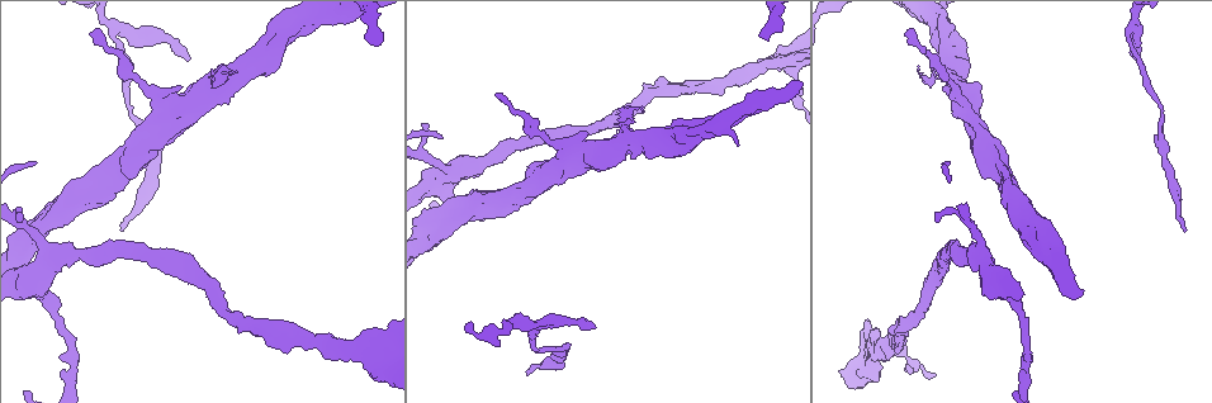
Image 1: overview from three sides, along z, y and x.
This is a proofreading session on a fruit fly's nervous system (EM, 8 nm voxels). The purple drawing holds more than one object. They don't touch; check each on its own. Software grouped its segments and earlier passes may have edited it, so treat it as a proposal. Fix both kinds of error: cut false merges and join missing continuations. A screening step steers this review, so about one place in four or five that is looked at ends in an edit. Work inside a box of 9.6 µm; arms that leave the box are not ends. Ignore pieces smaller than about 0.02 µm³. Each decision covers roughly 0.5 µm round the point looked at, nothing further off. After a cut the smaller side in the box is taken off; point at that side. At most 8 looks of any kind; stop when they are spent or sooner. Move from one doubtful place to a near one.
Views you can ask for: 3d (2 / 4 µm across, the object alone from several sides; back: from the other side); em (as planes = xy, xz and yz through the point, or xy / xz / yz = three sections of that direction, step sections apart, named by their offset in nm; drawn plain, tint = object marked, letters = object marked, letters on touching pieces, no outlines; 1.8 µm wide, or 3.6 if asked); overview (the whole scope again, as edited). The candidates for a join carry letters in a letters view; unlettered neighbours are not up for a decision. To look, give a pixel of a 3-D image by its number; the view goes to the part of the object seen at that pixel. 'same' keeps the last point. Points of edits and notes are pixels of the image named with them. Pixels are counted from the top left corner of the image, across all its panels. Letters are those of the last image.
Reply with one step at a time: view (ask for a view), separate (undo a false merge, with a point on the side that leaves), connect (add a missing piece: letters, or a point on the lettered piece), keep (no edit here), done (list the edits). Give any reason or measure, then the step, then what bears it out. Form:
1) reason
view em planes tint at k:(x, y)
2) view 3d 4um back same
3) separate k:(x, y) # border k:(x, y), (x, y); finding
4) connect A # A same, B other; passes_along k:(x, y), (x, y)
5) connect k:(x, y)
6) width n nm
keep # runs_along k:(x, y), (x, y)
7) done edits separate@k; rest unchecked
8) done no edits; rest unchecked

an open end
view em planes plain at 1:(189, 60)

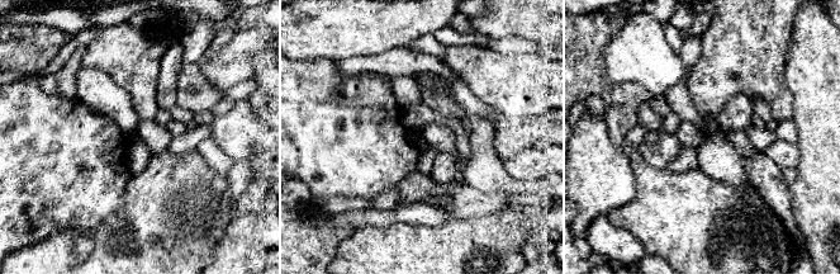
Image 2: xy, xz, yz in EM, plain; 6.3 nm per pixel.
what lies round it
view em planes letters same

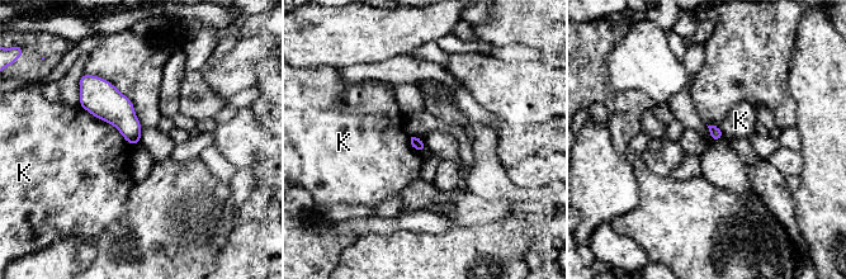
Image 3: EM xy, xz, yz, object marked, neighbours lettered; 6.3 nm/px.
keep # K other; border 3:(79, 107), (110, 123), (131, 146); no lettered piece goes on from it

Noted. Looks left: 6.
branch point
view em planes plain at 1:(211, 91)

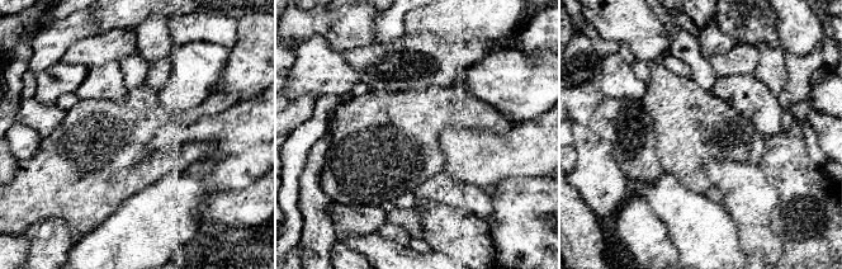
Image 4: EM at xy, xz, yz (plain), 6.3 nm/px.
see the neighbours
view em planes letters same

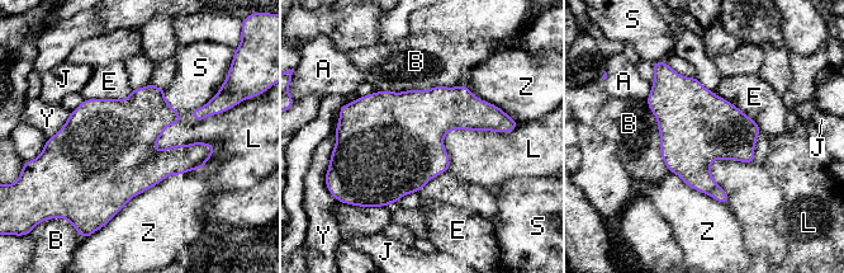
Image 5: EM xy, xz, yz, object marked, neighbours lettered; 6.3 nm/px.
keep # A other, B other, E other, J other, L other, S other, Y other, Z other; border 5:(153, 146), (212, 142), (216, 149); continuous, no second neuron

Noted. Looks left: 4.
thick turns thin
view 3d 4um back at 1:(150, 138)

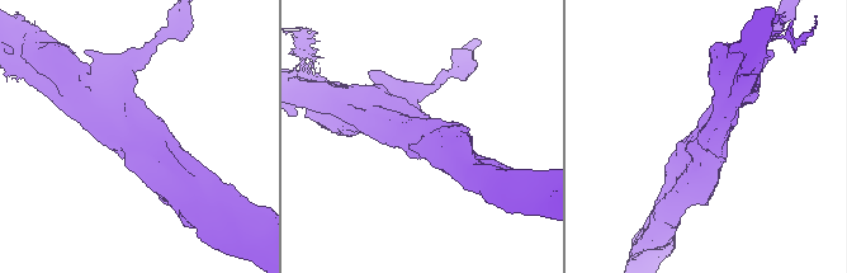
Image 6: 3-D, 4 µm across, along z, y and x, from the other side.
view em 3.6um planes letters at 6:(415, 136)

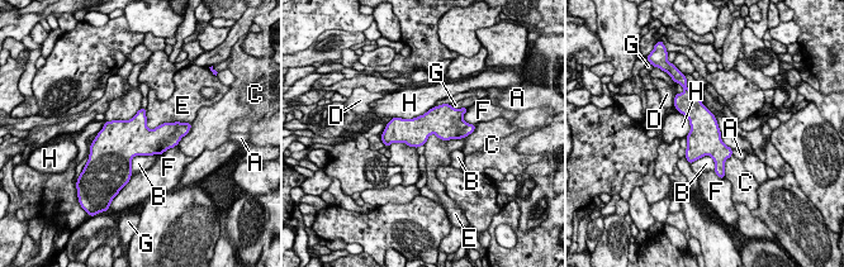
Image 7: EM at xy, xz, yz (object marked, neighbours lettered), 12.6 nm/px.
keep # A other, B other, C other, D other, E other, F other, G other, H other; border 7:(145, 113), (148, 128), (183, 123); one neuron here

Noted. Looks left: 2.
done no edits; rest unchecked

